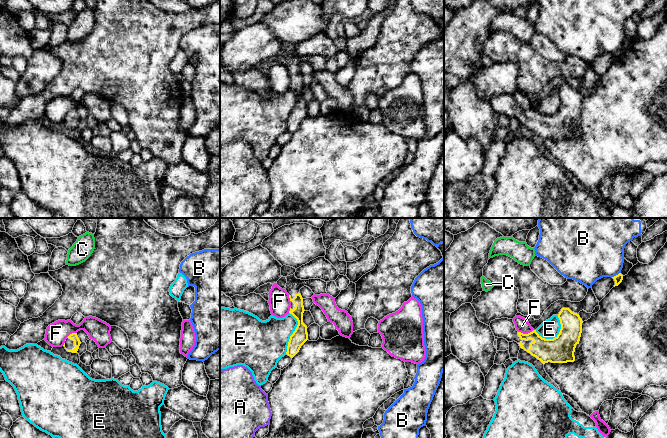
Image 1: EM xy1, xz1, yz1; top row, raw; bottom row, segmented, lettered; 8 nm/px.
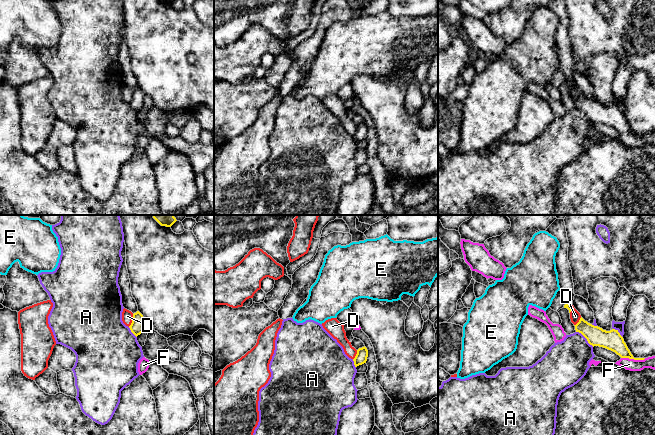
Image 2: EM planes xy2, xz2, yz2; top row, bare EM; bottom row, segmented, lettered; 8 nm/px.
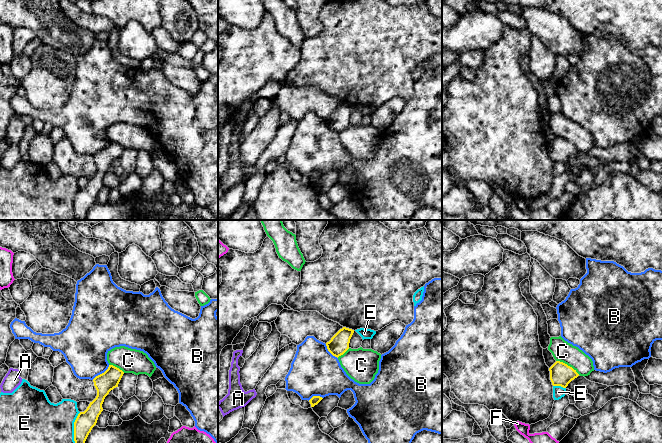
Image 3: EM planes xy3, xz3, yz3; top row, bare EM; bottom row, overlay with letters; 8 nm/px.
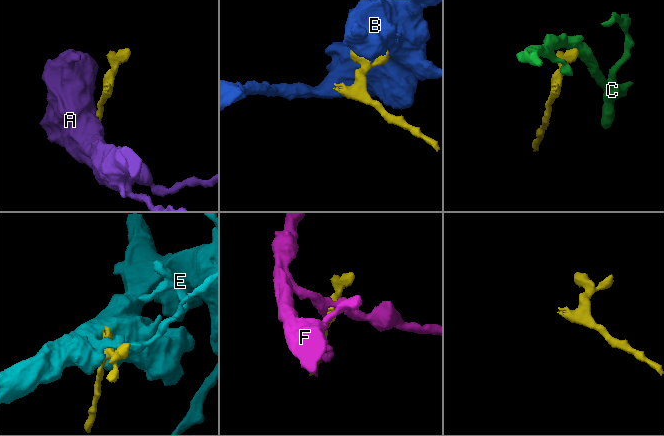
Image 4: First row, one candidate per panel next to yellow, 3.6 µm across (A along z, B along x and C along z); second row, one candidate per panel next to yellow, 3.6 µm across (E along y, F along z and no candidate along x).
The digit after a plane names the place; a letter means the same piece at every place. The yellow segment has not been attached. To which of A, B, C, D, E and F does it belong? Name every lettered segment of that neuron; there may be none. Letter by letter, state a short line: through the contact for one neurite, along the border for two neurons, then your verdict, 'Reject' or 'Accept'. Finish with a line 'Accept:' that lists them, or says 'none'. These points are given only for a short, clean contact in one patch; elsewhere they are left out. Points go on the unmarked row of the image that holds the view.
A: Reject
B: Reject
C: Line: yz3 (556, 136), (571, 142), (579, 150). Reject
D: Reject
E: Reject
F: Reject
Accept: none

